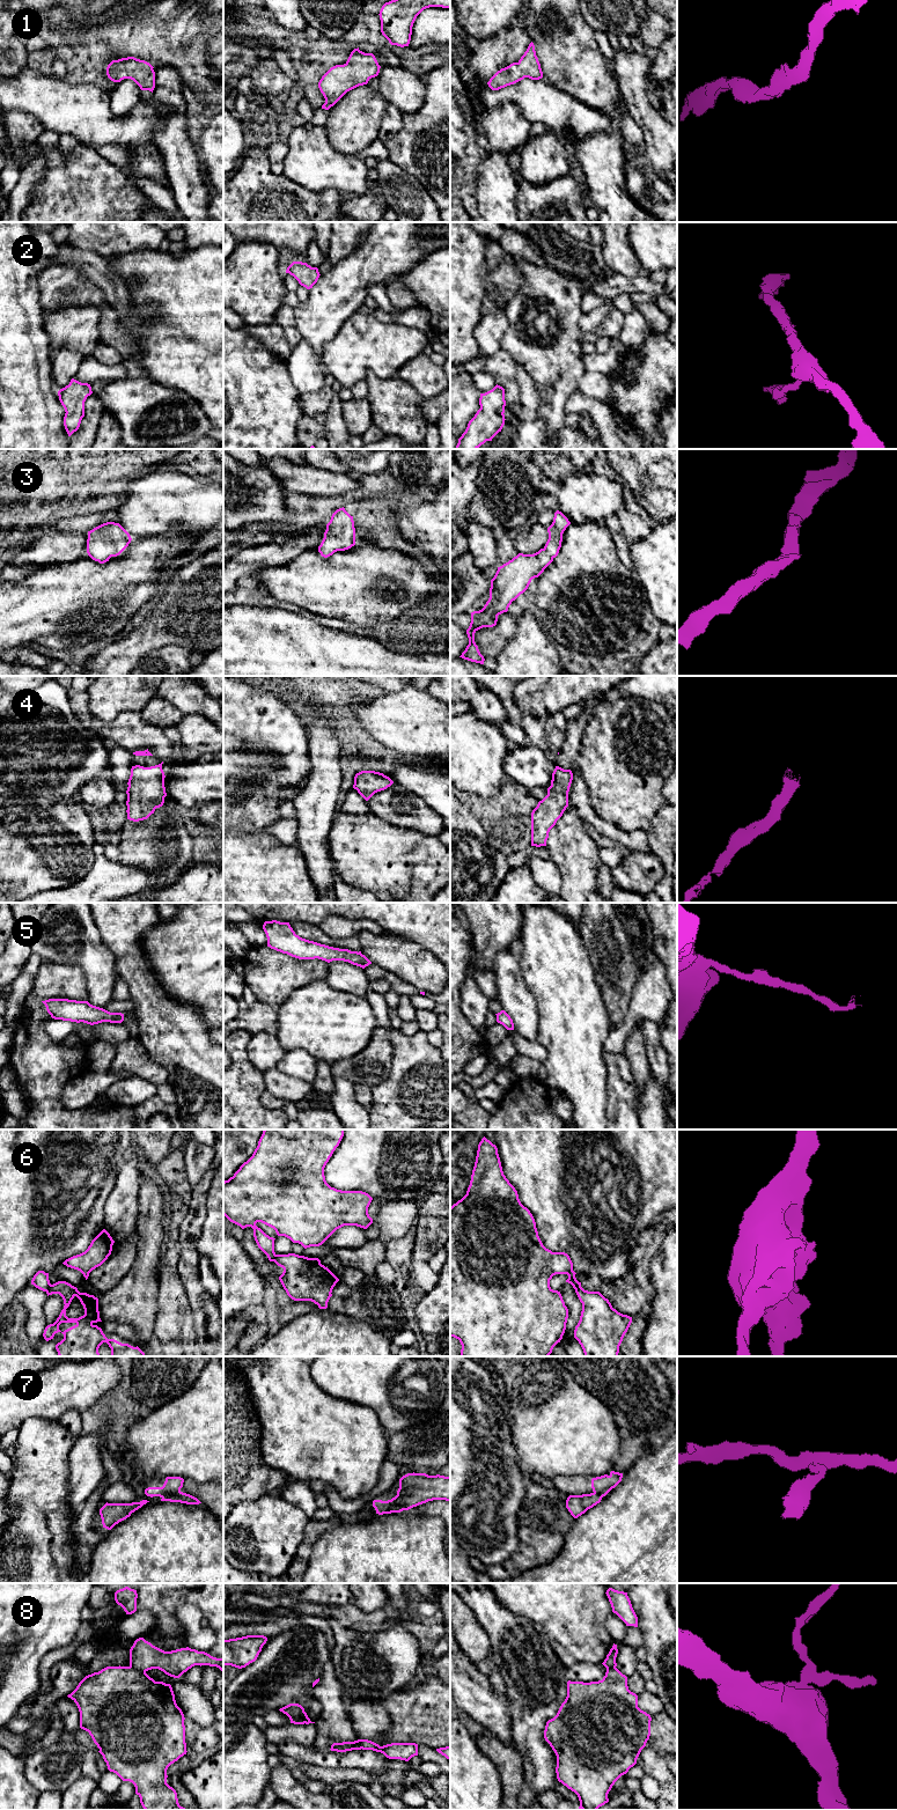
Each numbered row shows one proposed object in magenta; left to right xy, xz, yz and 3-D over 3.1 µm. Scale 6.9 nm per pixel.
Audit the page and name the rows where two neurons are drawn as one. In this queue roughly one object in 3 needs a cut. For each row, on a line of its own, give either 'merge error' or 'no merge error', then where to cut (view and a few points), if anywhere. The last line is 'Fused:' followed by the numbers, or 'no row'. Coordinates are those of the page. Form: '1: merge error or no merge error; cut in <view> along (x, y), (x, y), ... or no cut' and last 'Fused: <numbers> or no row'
1: no merge error; no cut
2: no merge error; no cut
3: no merge error; no cut
4: no merge error; no cut
5: no merge error; no cut
6: merge error; cut in xy along (51, 1285), (46, 1292)
7: merge error; cut in xy along (179, 1491), (166, 1494), (162, 1498)
8: merge error; cut in xy along (130, 1665), (145, 1672)
Fused: 6, 7, 8

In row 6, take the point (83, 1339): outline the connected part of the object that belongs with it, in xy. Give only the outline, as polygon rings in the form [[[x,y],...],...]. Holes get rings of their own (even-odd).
[[[58,1281],[50,1286],[47,1296],[59,1294],[64,1300],[64,1309],[53,1324],[45,1327],[43,1337],[46,1341],[53,1339],[54,1334],[61,1332],[61,1323],[74,1323],[75,1325],[61,1332],[64,1339],[56,1345],[59,1356],[101,1356],[98,1348],[106,1342],[111,1348],[109,1356],[146,1356],[137,1346],[122,1344],[115,1339],[108,1339],[102,1329],[96,1325],[102,1322],[98,1311],[98,1298],[87,1293],[80,1293],[76,1287],[66,1281]],[[78,1297],[83,1305],[84,1315],[79,1318],[68,1318],[66,1309],[72,1300]]]

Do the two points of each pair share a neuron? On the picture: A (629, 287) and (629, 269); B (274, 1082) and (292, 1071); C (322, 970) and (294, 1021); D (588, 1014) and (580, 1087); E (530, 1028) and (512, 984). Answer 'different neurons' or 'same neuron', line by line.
A: different neurons
B: different neurons
C: different neurons
D: same neuron
E: same neuron

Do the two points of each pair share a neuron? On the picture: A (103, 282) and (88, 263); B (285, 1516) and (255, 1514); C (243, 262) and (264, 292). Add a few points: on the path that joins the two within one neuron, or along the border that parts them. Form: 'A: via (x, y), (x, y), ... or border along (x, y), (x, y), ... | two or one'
A: via (103, 278), (93, 267) | one
B: via (278, 1516), (262, 1516) | one
C: via (250, 269), (251, 279), (257, 285) | one

